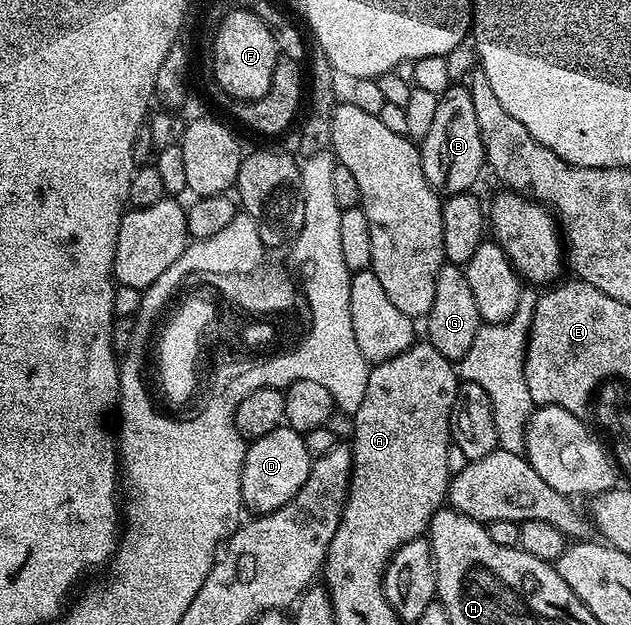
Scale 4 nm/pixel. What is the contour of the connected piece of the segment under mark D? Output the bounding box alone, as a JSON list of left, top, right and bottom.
[241,425,311,514]

